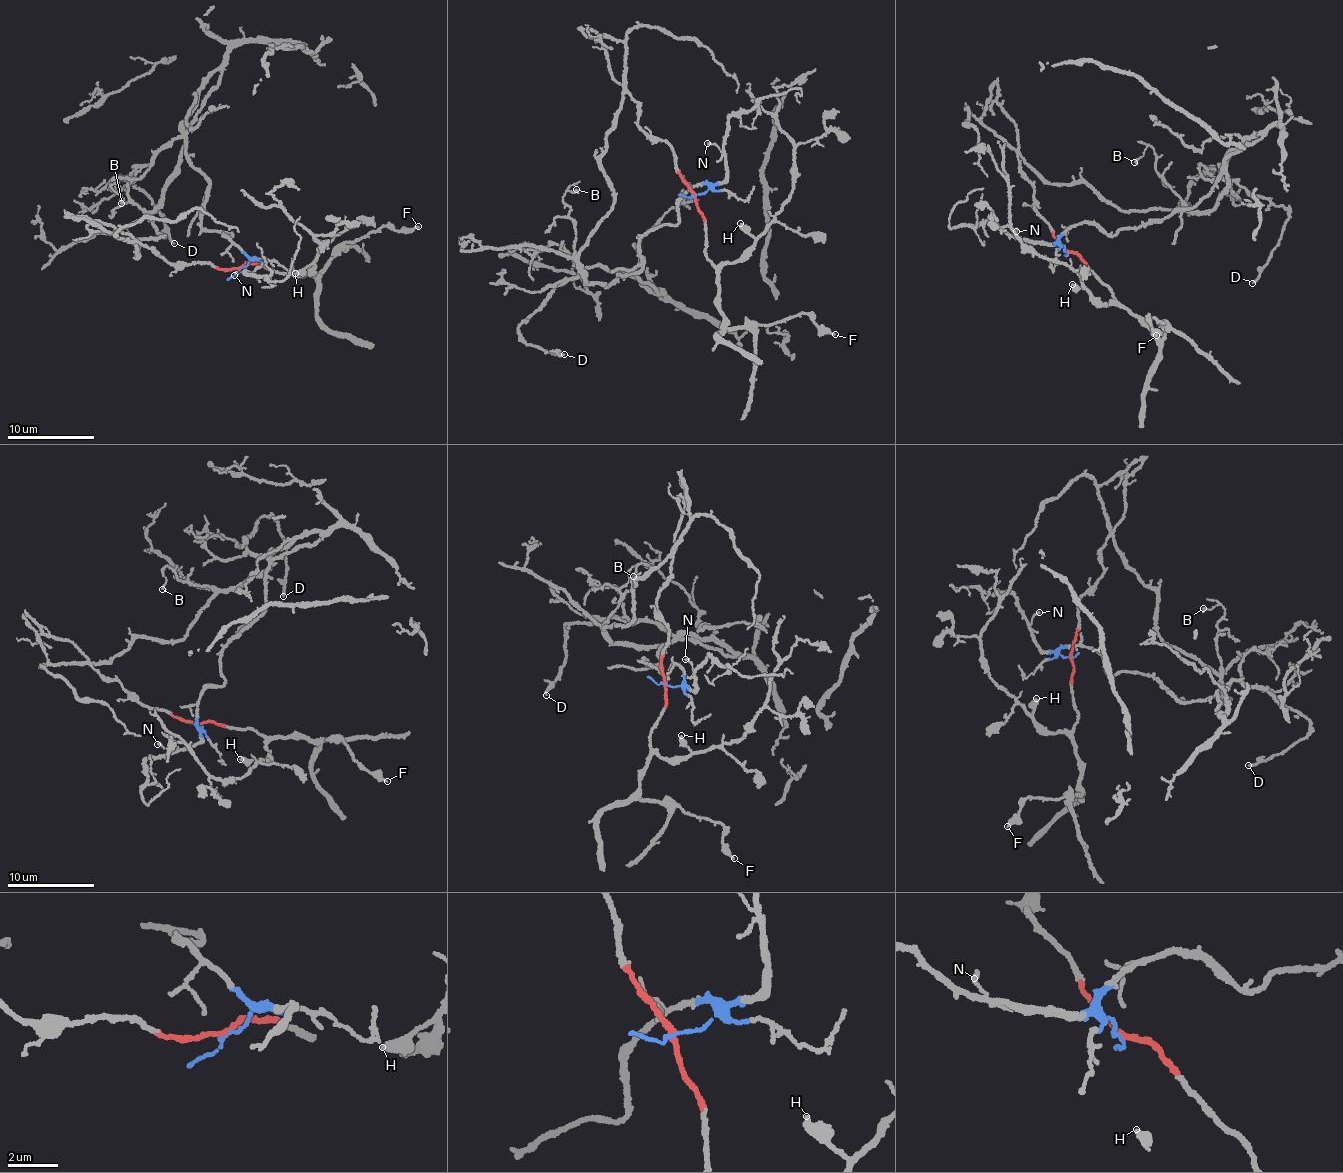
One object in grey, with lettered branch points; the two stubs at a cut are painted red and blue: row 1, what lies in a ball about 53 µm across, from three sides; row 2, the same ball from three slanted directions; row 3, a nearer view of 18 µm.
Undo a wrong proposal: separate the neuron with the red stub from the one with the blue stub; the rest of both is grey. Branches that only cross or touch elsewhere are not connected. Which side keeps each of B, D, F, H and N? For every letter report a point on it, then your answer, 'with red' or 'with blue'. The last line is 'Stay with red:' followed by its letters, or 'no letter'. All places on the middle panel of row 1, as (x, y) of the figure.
B: (576, 189) | with blue
D: (564, 354) | with blue
F: (835, 334) | with red
H: (740, 223) | with red
N: (707, 143) | with blue
Stay with red: F, H

